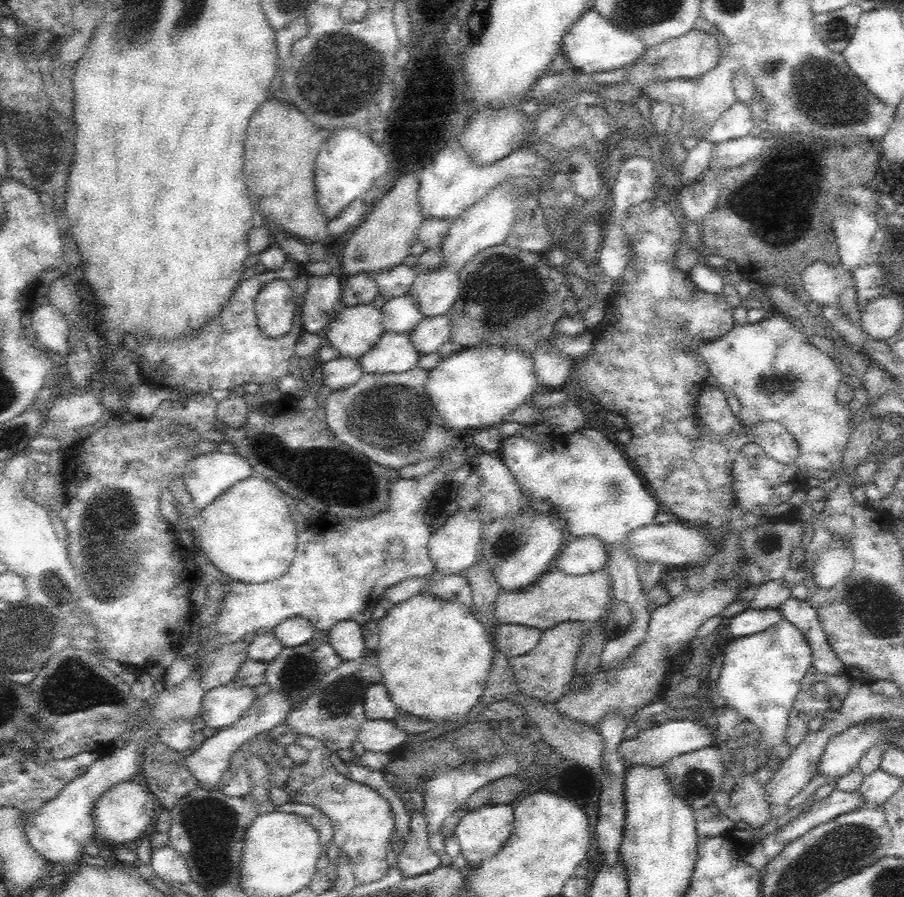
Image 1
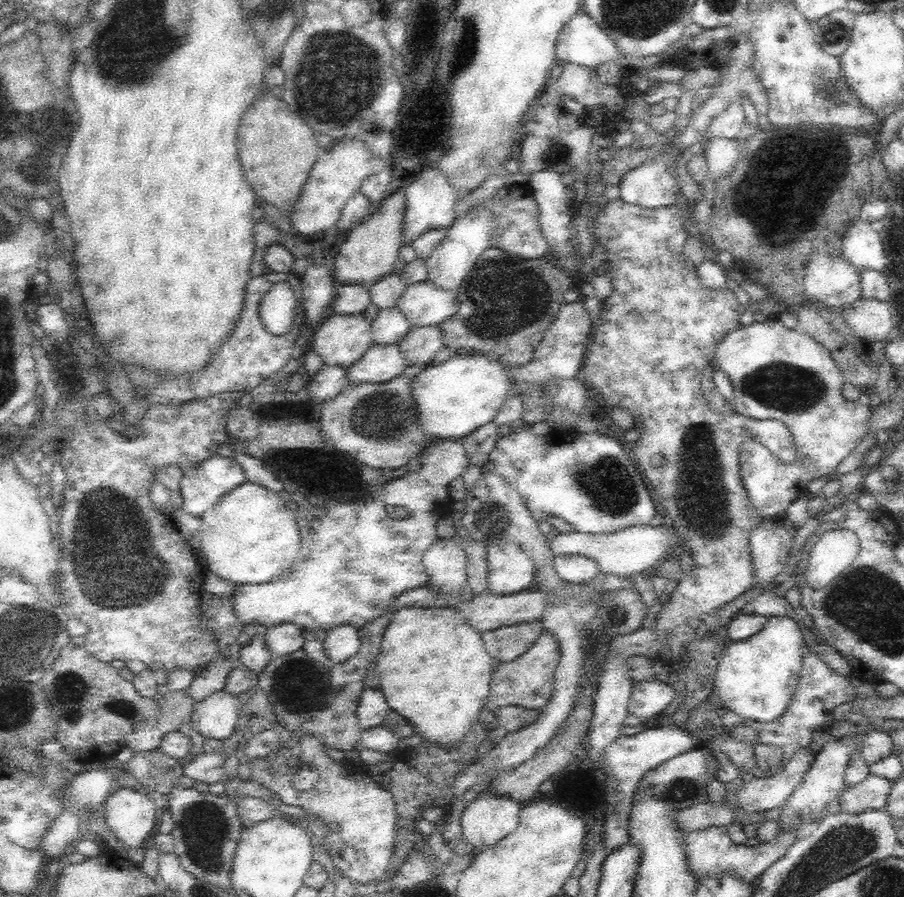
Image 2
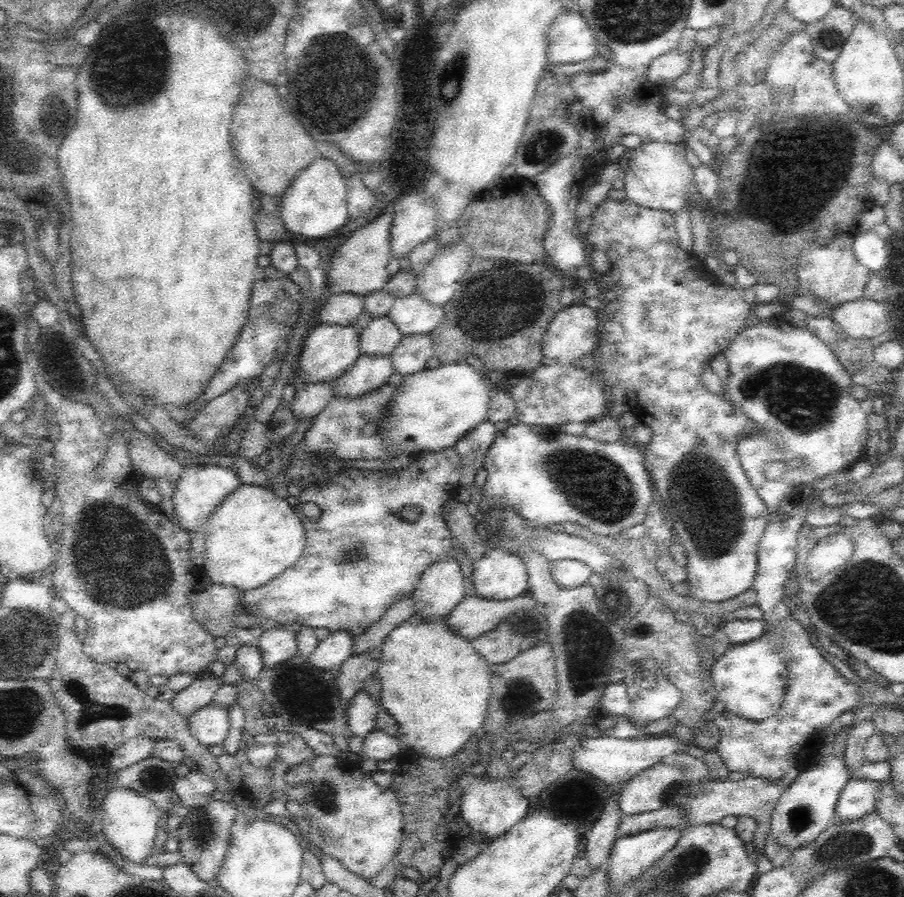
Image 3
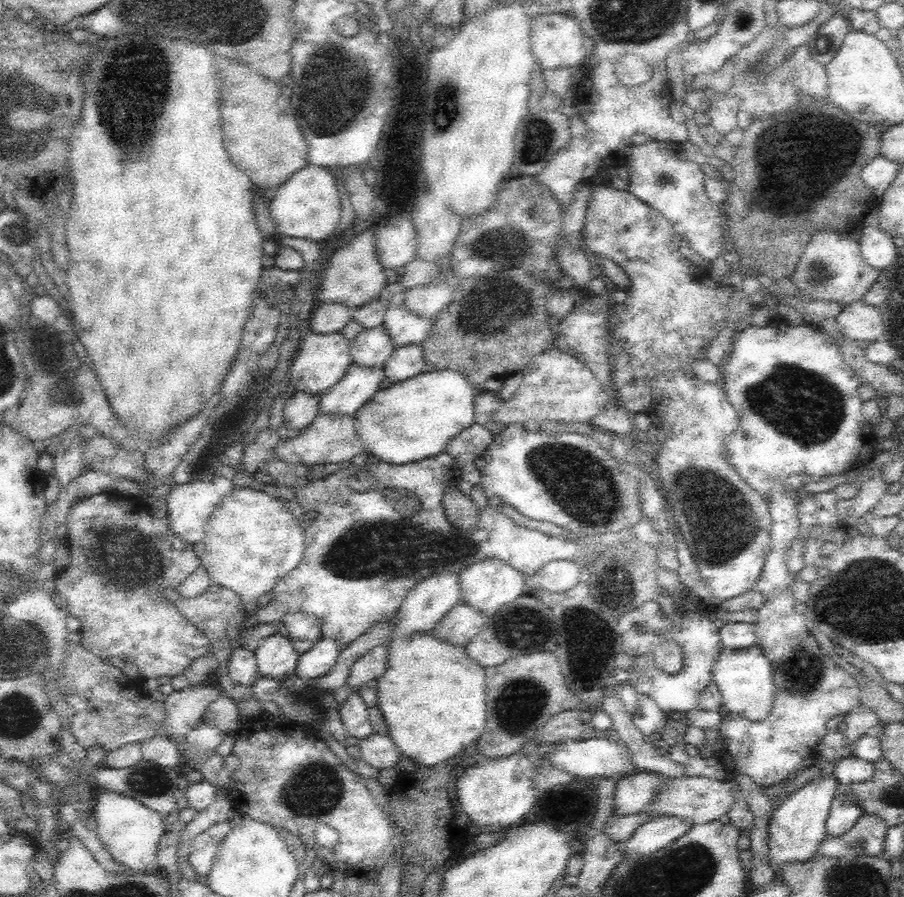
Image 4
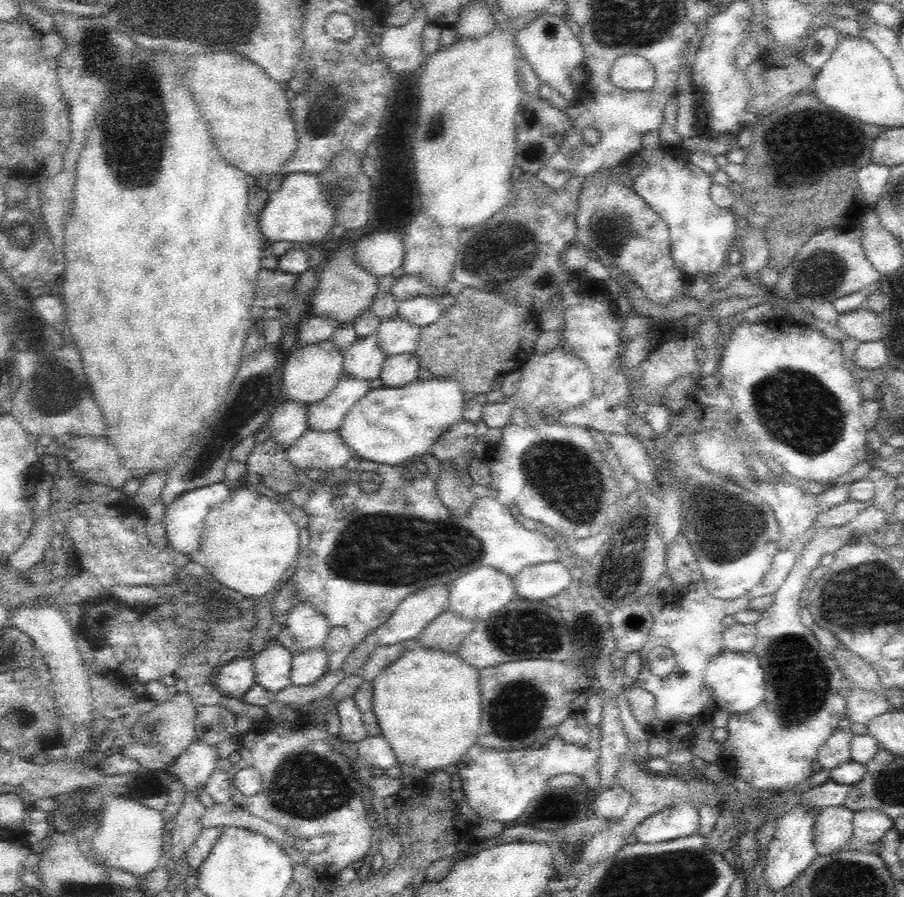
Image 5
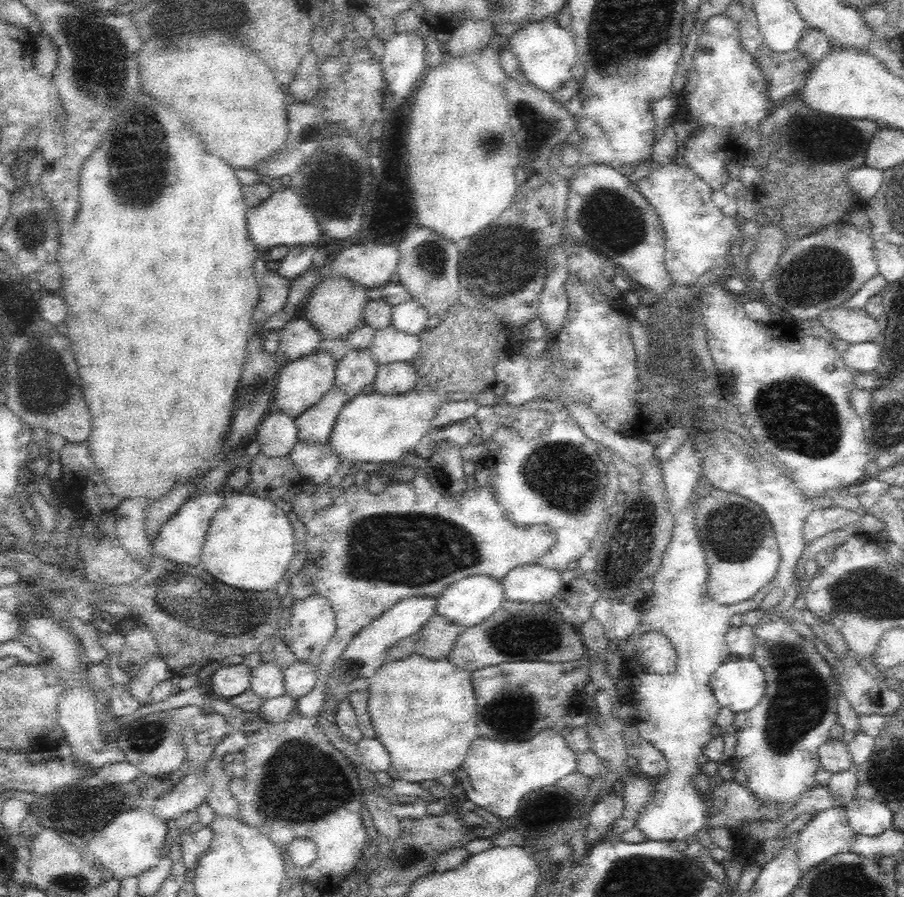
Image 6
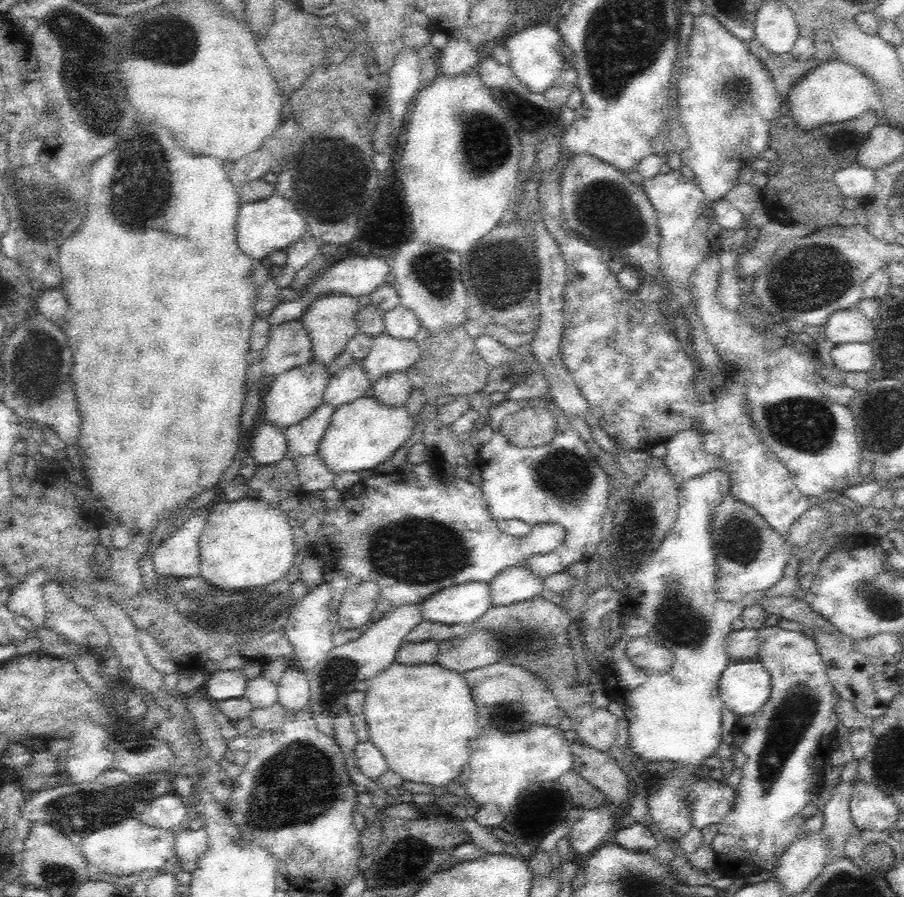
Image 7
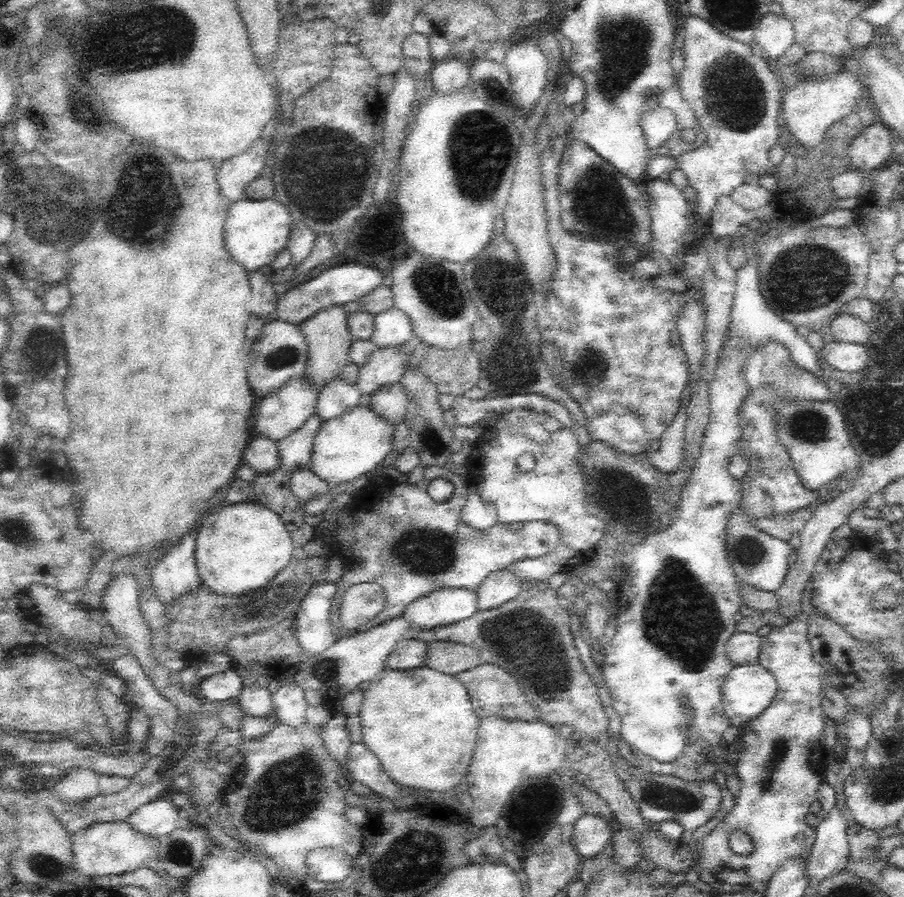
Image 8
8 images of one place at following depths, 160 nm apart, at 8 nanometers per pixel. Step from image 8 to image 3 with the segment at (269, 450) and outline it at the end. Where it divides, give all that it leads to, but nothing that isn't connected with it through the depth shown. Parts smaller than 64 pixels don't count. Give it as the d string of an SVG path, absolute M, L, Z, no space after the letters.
M331 382L304 383L291 401L291 411L299 419L314 418L334 397Z

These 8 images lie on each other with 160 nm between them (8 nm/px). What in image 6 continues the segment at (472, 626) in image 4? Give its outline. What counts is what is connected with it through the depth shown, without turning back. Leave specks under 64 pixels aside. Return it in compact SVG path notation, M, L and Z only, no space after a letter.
M435 613L423 626L420 638L414 646L414 652L430 660L446 658L452 652L454 642L456 642L461 631L460 625L454 624Z

